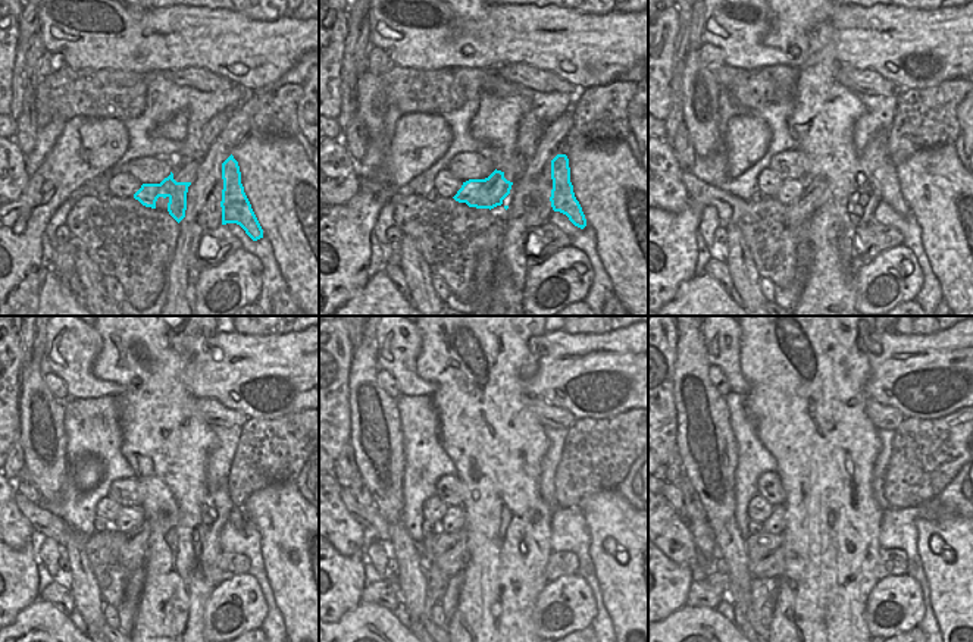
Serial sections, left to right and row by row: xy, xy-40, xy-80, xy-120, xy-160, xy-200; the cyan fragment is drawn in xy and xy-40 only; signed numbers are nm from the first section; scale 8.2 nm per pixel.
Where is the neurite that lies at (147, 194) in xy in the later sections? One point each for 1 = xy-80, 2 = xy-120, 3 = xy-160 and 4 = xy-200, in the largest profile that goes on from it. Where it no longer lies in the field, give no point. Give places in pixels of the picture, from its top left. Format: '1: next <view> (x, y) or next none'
1: next xy-80 (813, 191)
2: next xy-120 (130, 517)
3: next xy-160 (453, 520)
4: next xy-200 (776, 523)

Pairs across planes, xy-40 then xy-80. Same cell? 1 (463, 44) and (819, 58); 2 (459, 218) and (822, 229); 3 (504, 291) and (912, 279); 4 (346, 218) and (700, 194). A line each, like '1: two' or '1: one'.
1: two
2: two
3: two
4: two

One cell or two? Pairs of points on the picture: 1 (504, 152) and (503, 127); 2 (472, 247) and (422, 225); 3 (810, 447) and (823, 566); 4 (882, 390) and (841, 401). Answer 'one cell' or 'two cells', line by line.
1: one cell
2: one cell
3: one cell
4: two cells

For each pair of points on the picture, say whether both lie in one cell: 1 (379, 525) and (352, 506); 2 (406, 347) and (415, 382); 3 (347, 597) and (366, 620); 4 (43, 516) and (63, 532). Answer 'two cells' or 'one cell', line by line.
1: one cell
2: one cell
3: two cells
4: one cell

